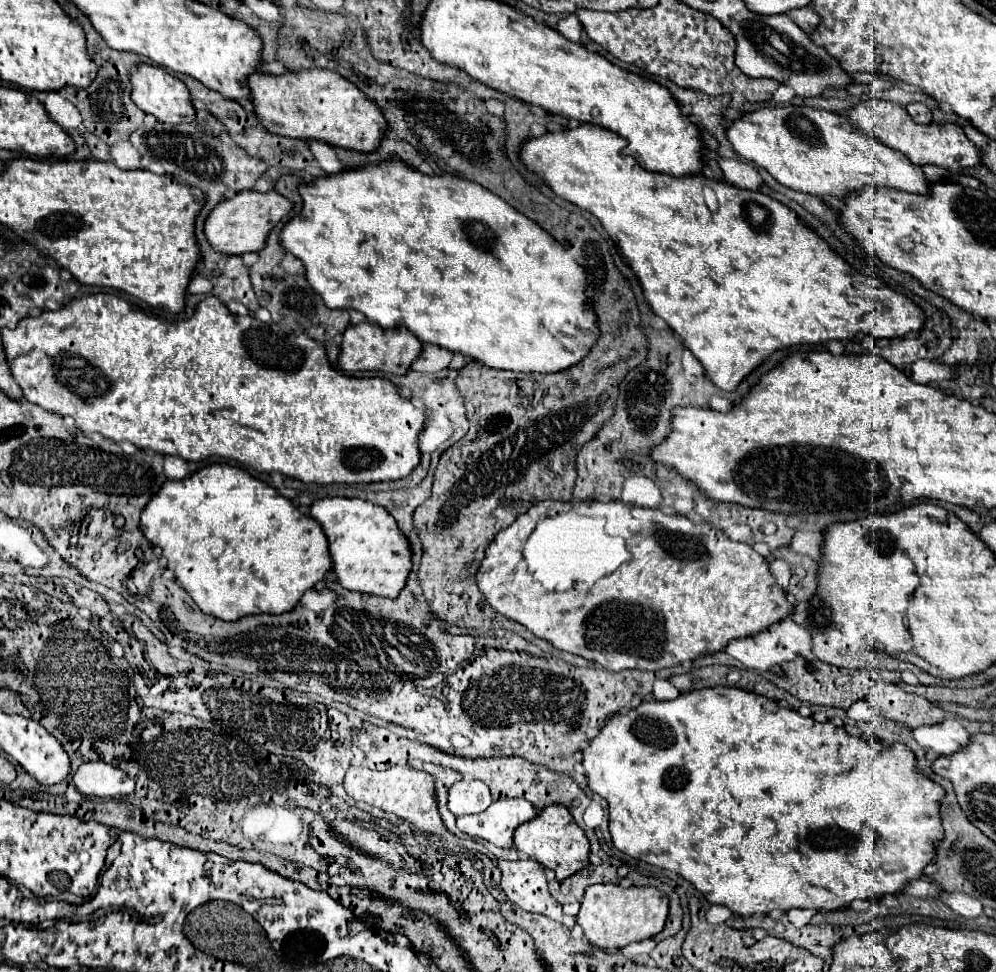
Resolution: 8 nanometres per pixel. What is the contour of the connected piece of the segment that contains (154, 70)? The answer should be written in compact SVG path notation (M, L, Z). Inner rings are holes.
M139 63L137 69L129 75L131 81L131 97L133 103L145 111L151 113L153 117L157 117L163 123L189 123L193 121L193 105L191 105L191 97L187 87L173 75L169 75L163 67L157 65L147 65L147 63Z

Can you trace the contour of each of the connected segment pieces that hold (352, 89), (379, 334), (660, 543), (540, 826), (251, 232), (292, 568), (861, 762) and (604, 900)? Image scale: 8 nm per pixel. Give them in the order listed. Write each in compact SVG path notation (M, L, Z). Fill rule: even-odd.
M327 69L287 71L283 75L259 73L249 77L247 87L251 91L253 113L257 113L261 125L283 137L315 139L337 147L373 151L385 129L385 119L377 105L353 83Z
M365 321L359 325L349 325L345 329L337 363L347 375L353 375L357 371L383 371L393 375L405 375L411 363L419 357L419 353L421 353L421 341L407 329L403 327L381 329L379 325Z
M541 501L537 505L533 505L527 513L523 513L521 517L517 517L509 527L501 529L495 539L489 543L487 551L485 551L485 559L481 561L481 569L475 573L475 581L477 581L477 587L481 589L483 597L487 599L487 603L497 611L501 613L503 617L511 619L511 621L517 621L521 625L525 625L535 637L539 639L545 639L549 641L551 645L555 645L557 649L561 651L567 651L567 653L573 653L573 655L579 655L583 659L589 659L589 661L595 661L599 663L601 667L605 667L607 671L625 671L625 669L643 669L643 671L659 671L663 667L673 667L681 661L693 661L705 653L715 653L715 651L723 651L725 645L737 637L749 637L753 633L759 633L759 631L765 631L769 629L773 623L777 621L783 621L793 605L787 601L785 597L785 591L775 583L771 571L769 571L769 565L765 561L765 557L761 557L757 551L753 551L749 545L745 543L737 543L737 541L731 541L723 535L723 531L715 529L713 525L709 523L701 523L701 525L695 525L691 523L687 517L683 515L667 515L663 513L661 509L643 509L643 507L633 507L633 505L625 505L621 501L609 501L609 503L599 503L599 515L607 519L607 529L609 529L609 547L627 547L629 553L631 553L631 559L629 563L623 563L619 565L615 571L613 567L609 567L609 571L605 573L599 573L595 567L593 571L589 567L581 567L577 569L577 575L583 575L583 577L573 577L575 575L575 567L571 567L569 561L533 561L533 559L525 559L523 555L523 545L527 541L527 537L531 535L531 531L535 529L535 525L547 517L547 515L555 515L563 509L563 505L567 507L567 503L559 503L559 501Z
M549 805L535 819L519 825L515 831L515 847L543 867L553 869L557 879L567 879L581 867L589 865L589 839L563 805Z
M241 191L233 197L221 201L205 219L203 233L211 247L219 253L227 255L241 255L249 251L261 251L267 233L279 223L291 209L291 201L281 197L275 191L259 193L259 191Z
M211 463L199 471L195 471L193 475L179 479L179 481L165 481L161 485L161 489L149 499L149 503L143 507L141 511L141 523L139 523L141 533L147 537L147 541L151 541L151 545L161 549L161 555L167 559L167 569L171 569L175 573L175 579L179 581L181 587L185 587L185 591L191 595L191 599L195 601L195 605L213 617L219 617L223 621L235 621L239 617L245 615L259 615L259 613L285 613L291 611L293 607L297 607L301 595L311 589L317 581L321 581L325 577L325 573L331 569L331 557L327 551L327 539L321 525L317 525L317 521L313 521L311 517L303 515L289 499L281 497L273 487L269 487L267 483L251 477L245 469L241 467L231 467L227 463Z
M711 687L711 689L699 689L699 691L689 691L689 693L681 693L677 699L673 701L647 701L647 703L641 703L639 707L635 709L629 709L625 713L615 713L613 717L607 719L607 723L601 727L601 731L589 741L589 745L583 749L583 761L581 761L583 769L585 769L585 775L587 775L587 781L589 781L589 789L597 795L601 795L607 803L609 803L609 833L611 833L611 839L613 839L613 845L627 853L629 857L633 859L639 859L639 861L645 861L649 865L655 865L655 867L661 867L661 869L667 869L667 871L673 871L677 875L681 875L685 881L689 881L695 889L699 889L705 899L711 903L711 905L725 905L729 907L733 913L741 915L741 917L749 917L749 915L767 915L771 911L789 911L793 907L799 907L799 909L817 909L817 911L835 911L835 909L843 909L847 905L851 905L855 899L881 899L883 895L889 895L889 893L899 893L903 889L903 885L915 877L921 877L923 873L923 867L933 859L933 851L935 851L935 841L941 839L943 835L943 829L941 829L941 819L939 819L939 799L945 795L943 787L939 787L937 783L933 783L931 779L923 777L921 773L915 771L915 755L905 747L905 745L899 745L895 743L893 747L891 745L871 745L867 739L863 737L851 737L847 735L847 731L843 727L837 727L833 725L831 721L825 721L825 723L819 723L815 721L813 717L801 717L797 711L793 709L783 709L777 705L777 701L771 701L767 697L761 697L761 695L755 695L755 693L749 693L749 691L743 691L743 689L737 689L737 687Z
M591 885L585 891L581 911L577 915L577 923L581 925L585 937L605 949L623 949L629 943L639 943L643 939L651 939L663 931L667 919L669 899L655 887L629 887L623 889L619 885ZM651 891L651 893L641 893Z

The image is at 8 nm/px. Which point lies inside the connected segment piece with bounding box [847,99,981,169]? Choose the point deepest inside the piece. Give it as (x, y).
(944, 144)

